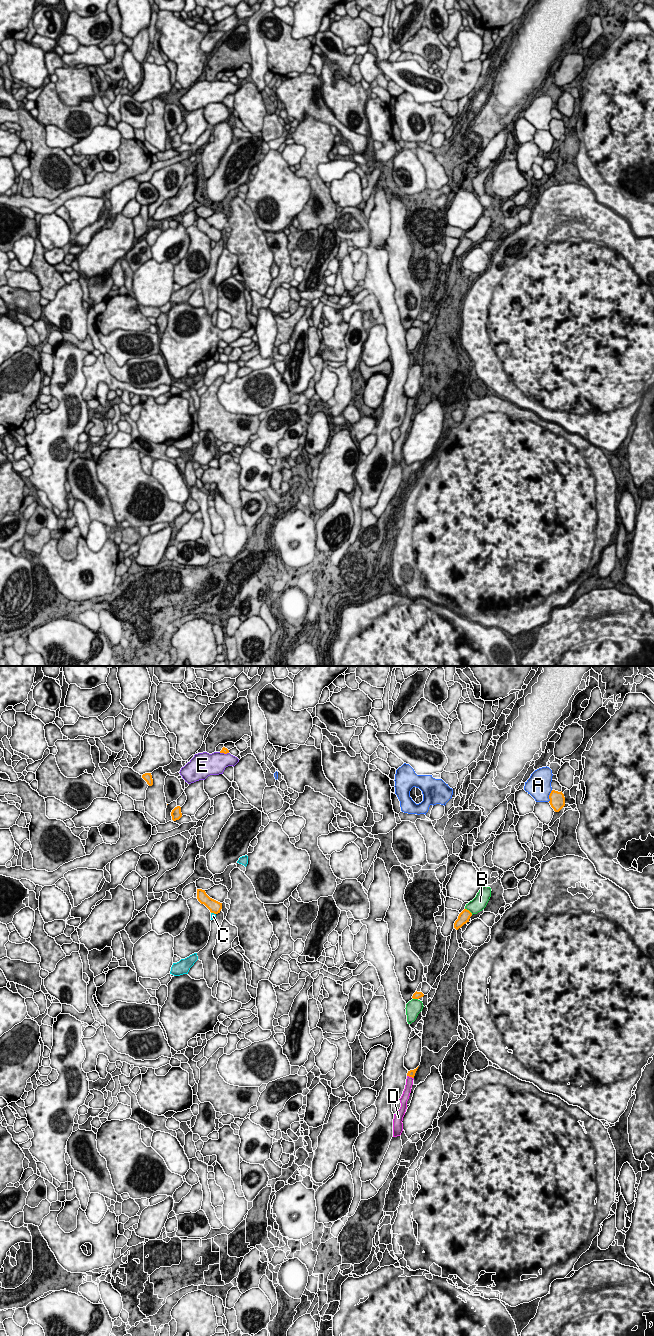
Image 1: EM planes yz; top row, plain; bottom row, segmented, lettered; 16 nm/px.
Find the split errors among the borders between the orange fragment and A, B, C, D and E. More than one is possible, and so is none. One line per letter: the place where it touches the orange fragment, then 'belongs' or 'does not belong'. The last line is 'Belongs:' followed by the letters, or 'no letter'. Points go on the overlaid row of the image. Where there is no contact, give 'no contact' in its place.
A: yz (549, 796) | does not belong
B: yz (469, 911) | does not belong
C: yz (213, 912) | does not belong
D: yz (410, 1076) | belongs
E: yz (224, 753) | does not belong
Belongs: D

